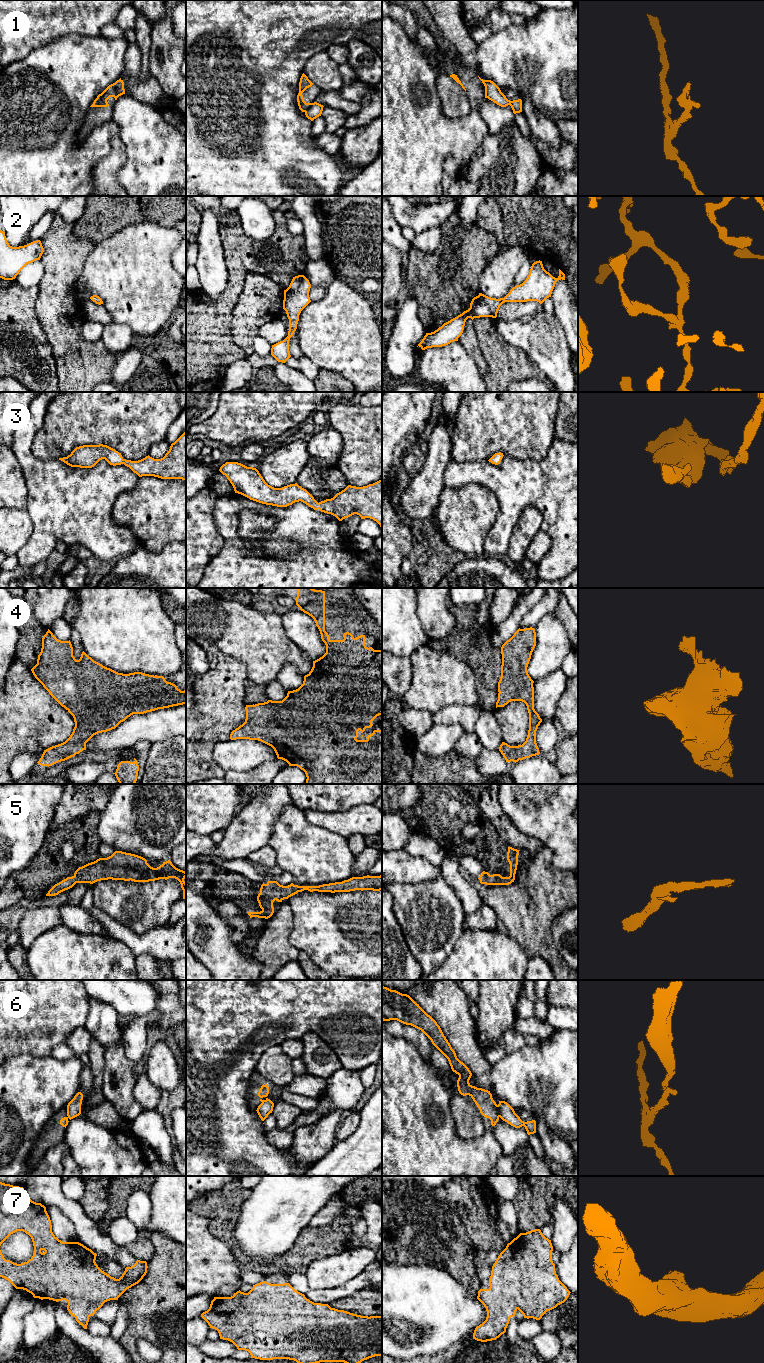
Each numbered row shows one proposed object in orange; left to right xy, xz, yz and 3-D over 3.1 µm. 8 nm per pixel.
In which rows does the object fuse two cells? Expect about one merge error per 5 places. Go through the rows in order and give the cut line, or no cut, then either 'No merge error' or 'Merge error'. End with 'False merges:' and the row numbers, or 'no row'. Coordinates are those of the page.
1: Split along xy (114, 83), (117, 97). Merge error
2: No split. No merge error
3: No split. No merge error
4: No split. No merge error
5: No split. No merge error
6: Split along yz (497, 1105), (499, 1116). Merge error
7: No split. No merge error
False merges: 1, 6

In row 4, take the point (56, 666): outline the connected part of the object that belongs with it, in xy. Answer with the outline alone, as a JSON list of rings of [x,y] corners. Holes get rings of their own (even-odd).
[[[49,629],[42,638],[41,652],[31,671],[49,694],[73,716],[75,722],[73,732],[65,742],[44,750],[37,762],[41,766],[49,767],[74,757],[86,750],[86,743],[94,735],[115,729],[133,714],[186,704],[186,690],[181,691],[163,676],[142,672],[118,673],[94,661],[84,651],[76,660],[70,640],[58,640]]]

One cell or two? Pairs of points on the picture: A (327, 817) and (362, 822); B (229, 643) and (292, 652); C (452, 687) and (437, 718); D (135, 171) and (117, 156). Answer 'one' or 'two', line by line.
A: one
B: one
C: two
D: two

